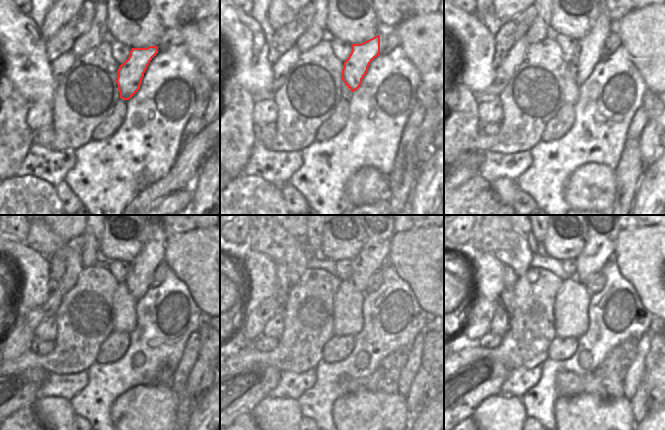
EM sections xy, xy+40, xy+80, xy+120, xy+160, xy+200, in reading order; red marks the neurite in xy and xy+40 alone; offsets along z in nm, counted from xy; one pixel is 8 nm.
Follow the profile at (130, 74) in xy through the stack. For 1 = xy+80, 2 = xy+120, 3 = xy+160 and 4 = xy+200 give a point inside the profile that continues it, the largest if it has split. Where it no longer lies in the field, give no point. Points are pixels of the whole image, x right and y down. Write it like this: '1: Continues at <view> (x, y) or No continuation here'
1: Continues at xy+80 (588, 53)
2: Continues at xy+120 (141, 270)
3: Continues at xy+160 (378, 235)
4: Continues at xy+200 (600, 245).

